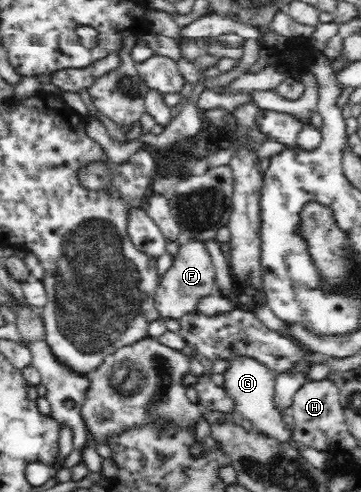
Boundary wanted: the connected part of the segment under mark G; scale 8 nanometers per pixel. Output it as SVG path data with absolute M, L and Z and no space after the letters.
M236 358L224 372L224 384L221 387L226 389L226 395L233 400L235 409L232 414L237 415L238 419L251 423L252 429L262 432L266 437L277 439L279 443L291 443L294 430L285 423L284 409L280 409L277 404L274 372L255 359Z

